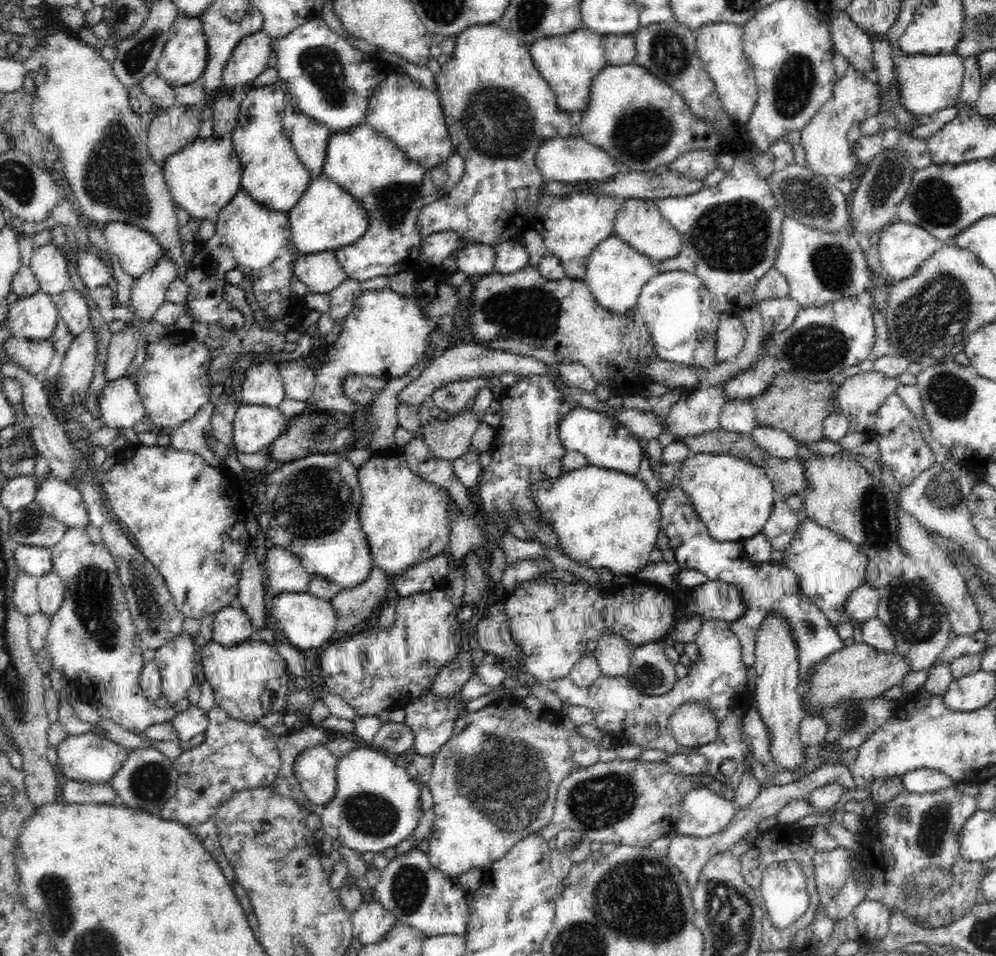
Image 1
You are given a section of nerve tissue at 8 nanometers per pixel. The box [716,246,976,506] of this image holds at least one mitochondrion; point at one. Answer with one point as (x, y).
(931, 321)

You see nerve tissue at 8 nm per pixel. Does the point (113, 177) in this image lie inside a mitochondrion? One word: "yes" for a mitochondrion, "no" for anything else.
yes

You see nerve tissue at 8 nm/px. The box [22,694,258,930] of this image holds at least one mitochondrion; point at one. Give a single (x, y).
(149, 783)

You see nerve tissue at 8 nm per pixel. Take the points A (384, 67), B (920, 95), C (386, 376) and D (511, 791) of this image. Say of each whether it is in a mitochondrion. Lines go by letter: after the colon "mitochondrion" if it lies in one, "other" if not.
A: other
B: other
C: other
D: mitochondrion

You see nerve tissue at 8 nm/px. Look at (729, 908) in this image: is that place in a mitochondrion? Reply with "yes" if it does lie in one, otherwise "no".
yes

